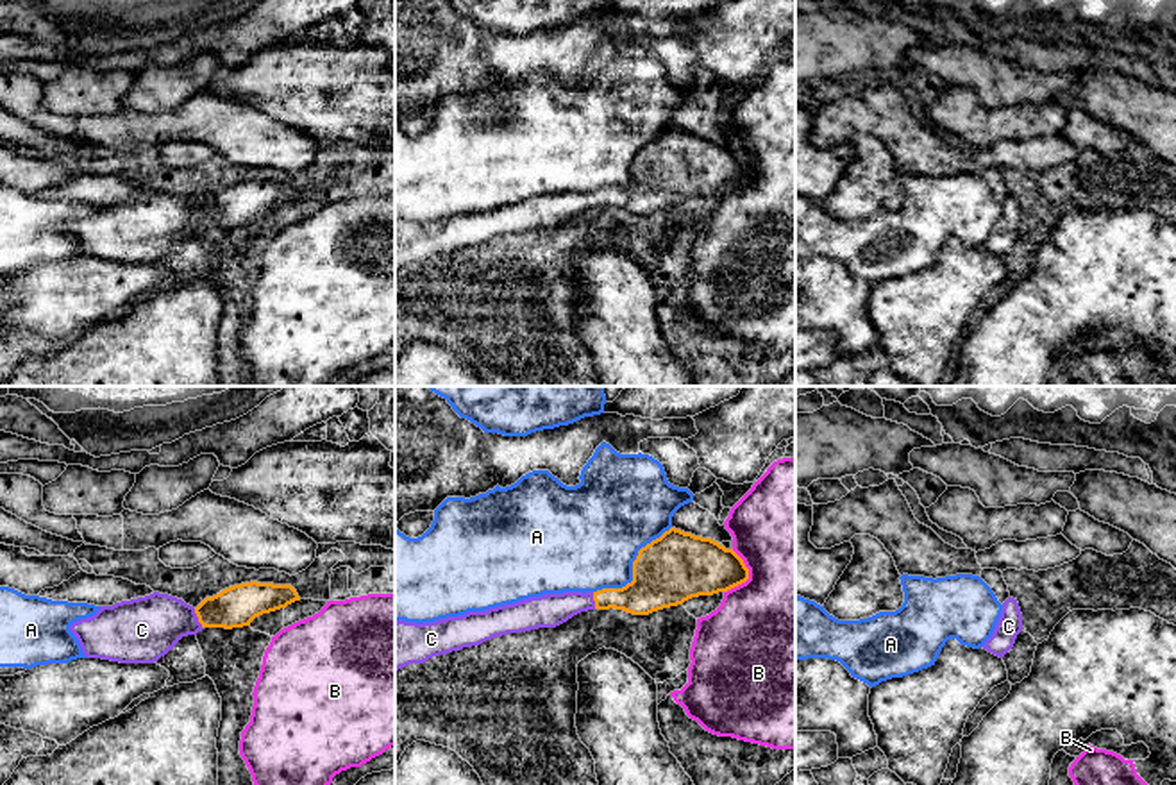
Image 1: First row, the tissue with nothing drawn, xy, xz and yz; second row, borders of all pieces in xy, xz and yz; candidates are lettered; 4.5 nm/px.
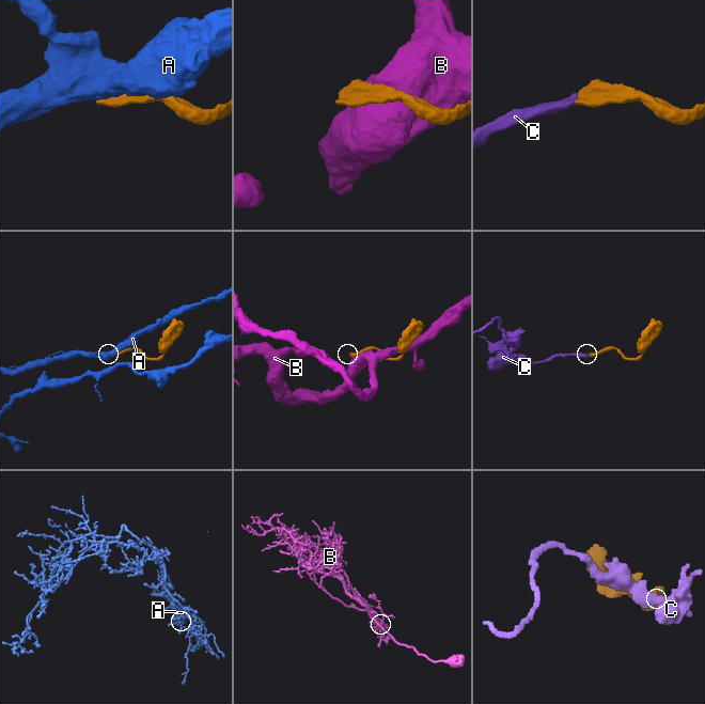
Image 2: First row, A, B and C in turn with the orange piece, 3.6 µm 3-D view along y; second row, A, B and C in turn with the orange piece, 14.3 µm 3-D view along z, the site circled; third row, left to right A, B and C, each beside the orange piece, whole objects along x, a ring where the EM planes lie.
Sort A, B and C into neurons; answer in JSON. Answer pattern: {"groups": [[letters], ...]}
{"groups": [["A"], ["B"], ["C"]]}

